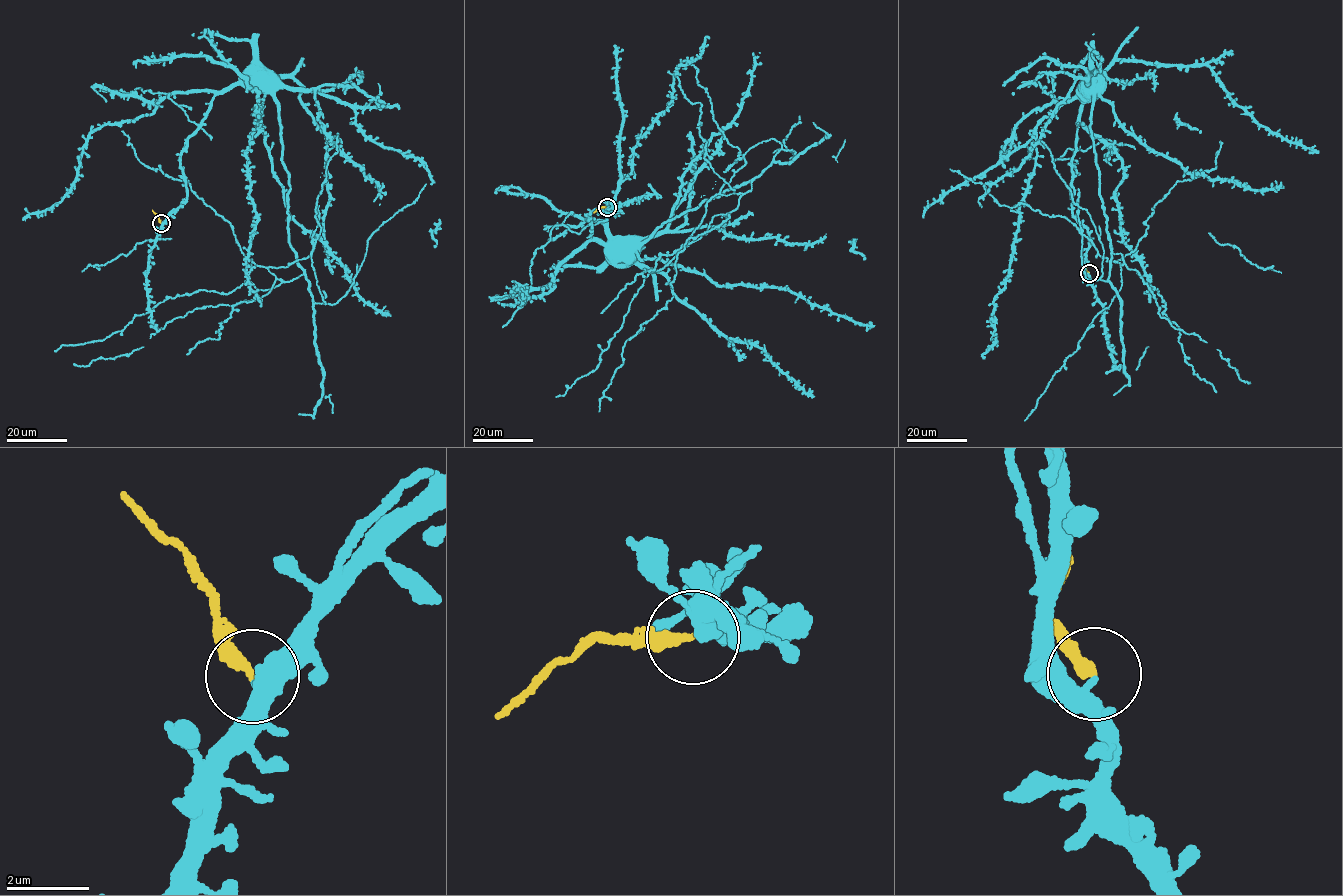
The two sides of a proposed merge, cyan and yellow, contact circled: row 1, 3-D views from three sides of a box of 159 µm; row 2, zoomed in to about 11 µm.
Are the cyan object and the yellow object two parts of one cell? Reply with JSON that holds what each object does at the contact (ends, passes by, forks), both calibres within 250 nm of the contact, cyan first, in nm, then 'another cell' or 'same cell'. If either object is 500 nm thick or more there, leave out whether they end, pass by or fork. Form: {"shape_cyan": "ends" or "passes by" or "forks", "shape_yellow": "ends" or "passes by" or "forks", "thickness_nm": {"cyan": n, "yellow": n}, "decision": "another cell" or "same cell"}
{"shape_cyan": "passes by", "shape_yellow": "ends", "thickness_nm": {"cyan": 260, "yellow": 300}, "decision": "another cell"}

